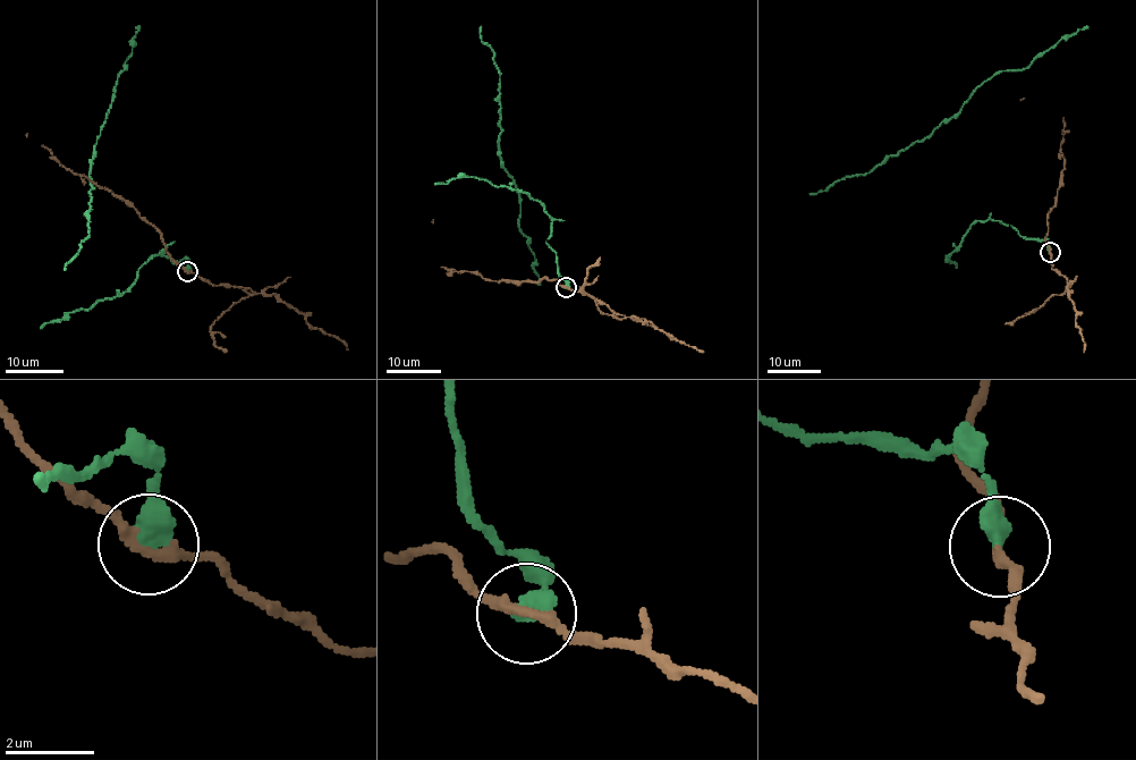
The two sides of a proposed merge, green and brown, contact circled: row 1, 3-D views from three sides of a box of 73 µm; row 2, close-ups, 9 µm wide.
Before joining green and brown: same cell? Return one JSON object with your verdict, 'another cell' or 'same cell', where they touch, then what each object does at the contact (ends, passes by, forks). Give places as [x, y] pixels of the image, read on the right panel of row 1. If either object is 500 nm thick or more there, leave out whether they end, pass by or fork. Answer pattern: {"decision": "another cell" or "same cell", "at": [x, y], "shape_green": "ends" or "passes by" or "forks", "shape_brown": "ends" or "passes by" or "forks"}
{"decision": "another cell", "at": [1050, 252]}

